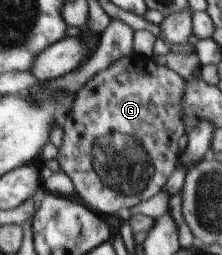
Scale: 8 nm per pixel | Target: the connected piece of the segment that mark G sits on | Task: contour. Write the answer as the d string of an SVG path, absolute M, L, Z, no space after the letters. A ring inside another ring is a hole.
M132 53L130 56L115 61L108 69L97 73L75 93L75 99L70 107L70 111L67 113L64 125L61 126L63 128L63 142L59 148L57 160L59 161L61 171L71 177L78 197L84 201L84 205L87 205L88 209L102 216L116 214L119 210L131 208L142 200L149 200L162 191L164 184L168 181L168 178L179 163L178 139L188 132L183 122L182 96L185 83L186 80L177 73L174 73L174 70L168 69L166 66L159 66L156 63L155 57L147 58L146 56Z

